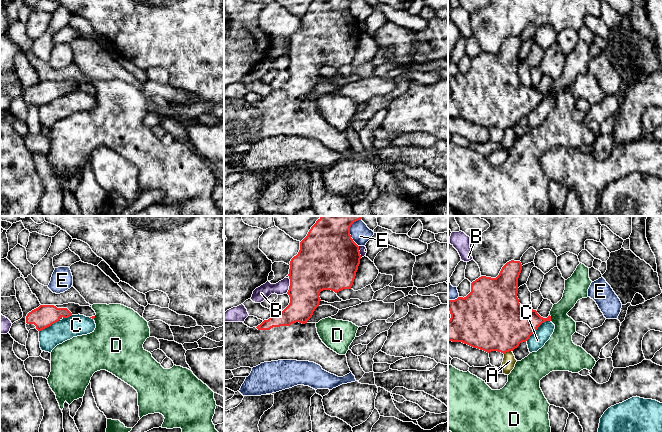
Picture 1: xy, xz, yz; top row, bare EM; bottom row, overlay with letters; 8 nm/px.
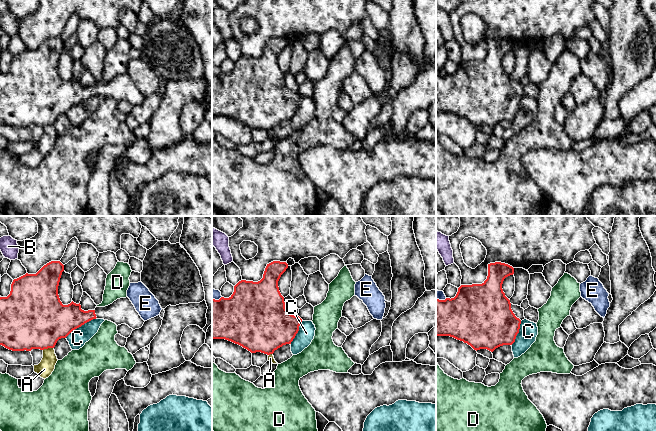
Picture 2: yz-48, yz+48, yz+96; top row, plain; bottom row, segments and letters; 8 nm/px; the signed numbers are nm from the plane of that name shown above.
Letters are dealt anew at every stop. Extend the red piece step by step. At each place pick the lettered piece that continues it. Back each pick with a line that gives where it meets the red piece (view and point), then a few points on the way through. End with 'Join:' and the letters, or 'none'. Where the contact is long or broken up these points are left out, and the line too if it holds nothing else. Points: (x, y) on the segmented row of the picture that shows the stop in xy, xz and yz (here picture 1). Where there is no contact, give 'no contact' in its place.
Join: none

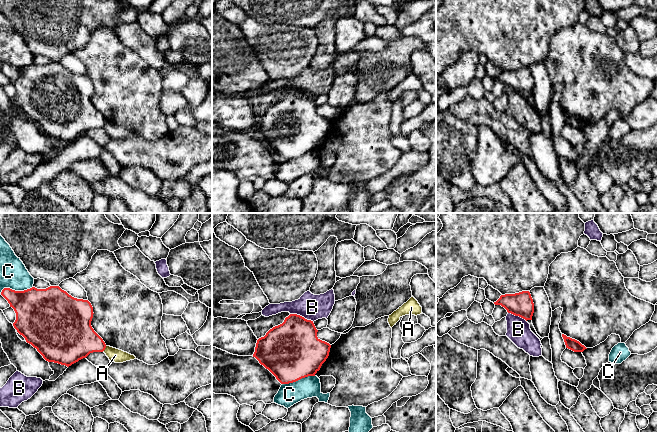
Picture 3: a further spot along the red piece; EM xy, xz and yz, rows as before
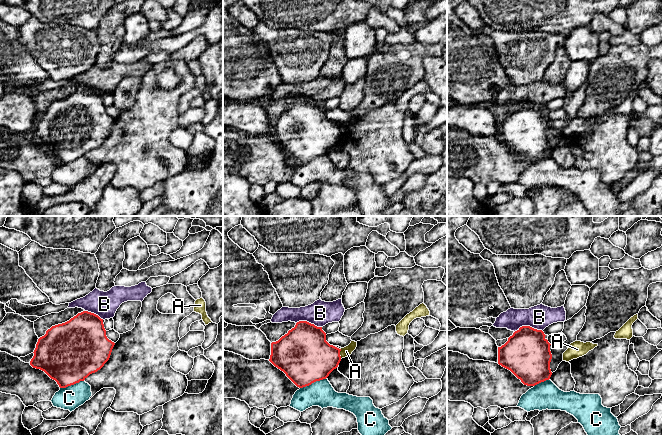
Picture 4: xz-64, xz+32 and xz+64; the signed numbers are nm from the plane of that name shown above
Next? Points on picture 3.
Join: none

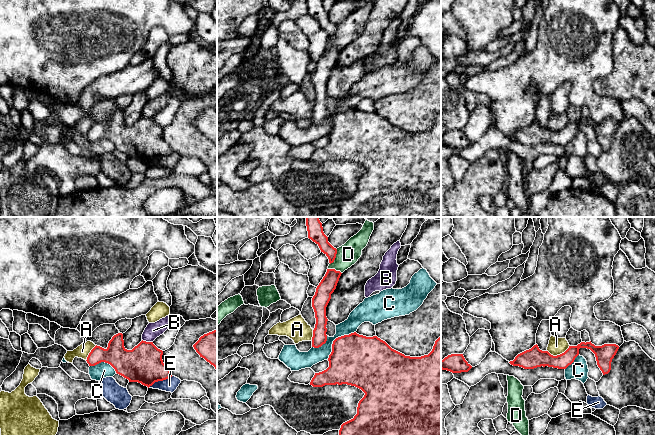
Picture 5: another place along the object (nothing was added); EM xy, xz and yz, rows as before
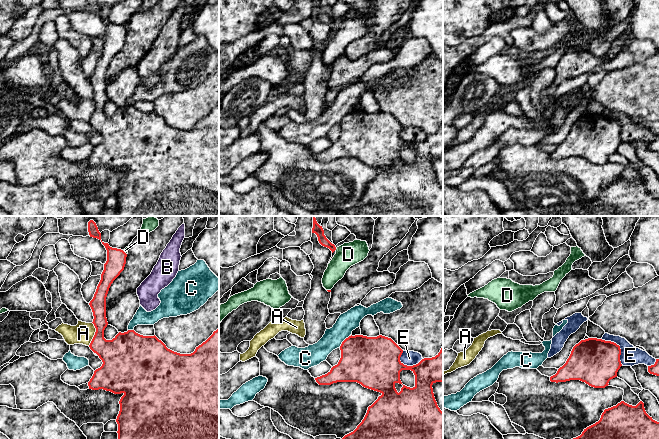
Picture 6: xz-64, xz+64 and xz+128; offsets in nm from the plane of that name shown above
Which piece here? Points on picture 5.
Join: none

